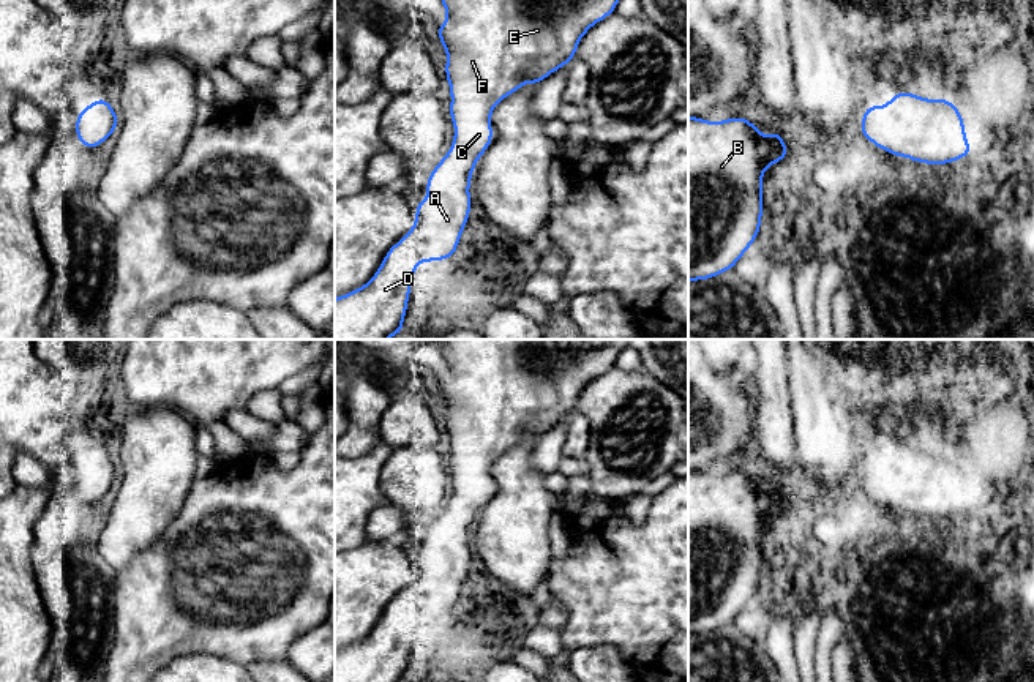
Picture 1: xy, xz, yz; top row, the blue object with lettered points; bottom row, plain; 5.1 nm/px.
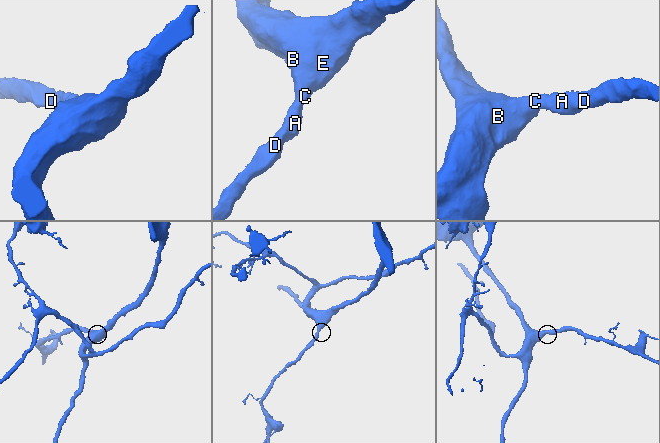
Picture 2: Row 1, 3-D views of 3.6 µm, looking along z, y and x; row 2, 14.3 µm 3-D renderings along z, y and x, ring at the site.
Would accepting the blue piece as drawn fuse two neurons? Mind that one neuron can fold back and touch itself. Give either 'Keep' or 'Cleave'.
Keep

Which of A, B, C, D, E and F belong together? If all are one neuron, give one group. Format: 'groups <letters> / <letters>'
groups A B C D E F

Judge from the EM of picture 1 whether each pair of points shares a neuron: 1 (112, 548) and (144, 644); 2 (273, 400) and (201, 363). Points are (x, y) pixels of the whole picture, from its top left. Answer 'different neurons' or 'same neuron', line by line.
1: different neurons
2: different neurons

